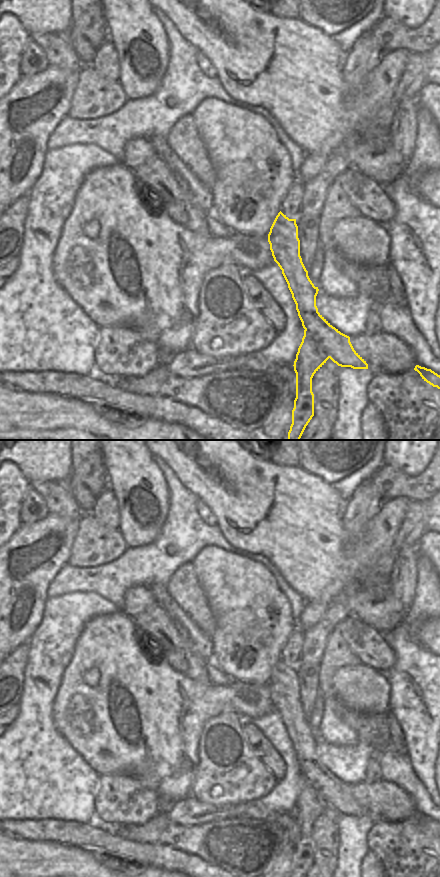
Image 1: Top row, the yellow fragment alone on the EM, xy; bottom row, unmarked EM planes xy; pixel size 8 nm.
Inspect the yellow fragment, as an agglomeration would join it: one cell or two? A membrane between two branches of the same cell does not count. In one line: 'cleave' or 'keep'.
cleave

